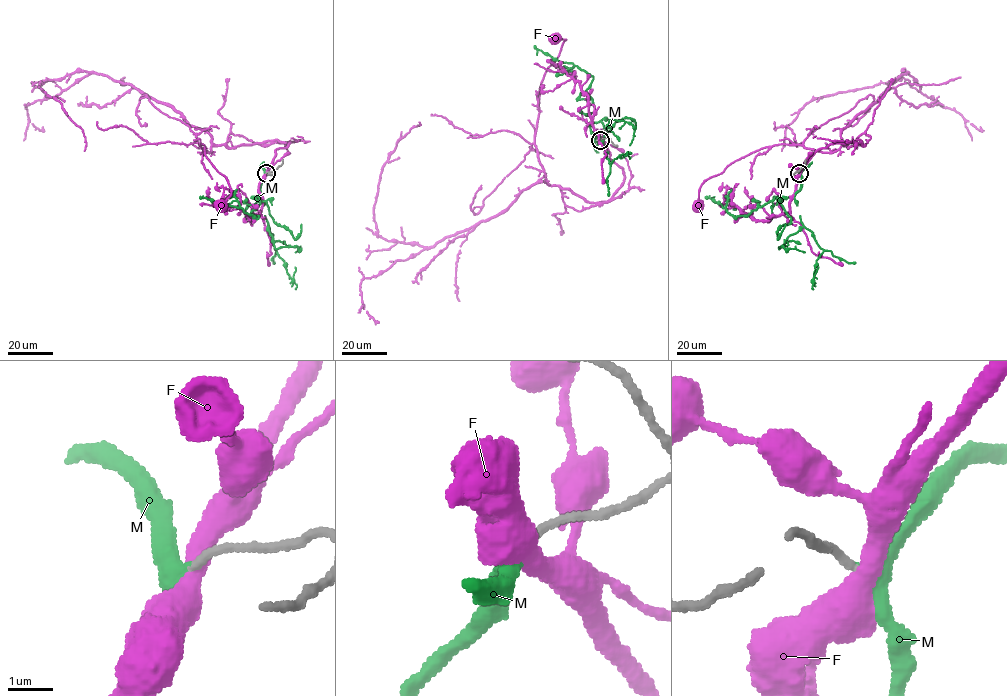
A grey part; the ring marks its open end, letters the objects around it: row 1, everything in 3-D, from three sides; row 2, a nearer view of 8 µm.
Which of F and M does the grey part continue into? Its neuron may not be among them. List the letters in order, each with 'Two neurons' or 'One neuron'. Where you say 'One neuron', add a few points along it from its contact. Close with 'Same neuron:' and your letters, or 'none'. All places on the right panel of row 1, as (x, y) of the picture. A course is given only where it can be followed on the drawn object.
F: Two neurons
M: One neuron. Its course: (799, 172), (801, 188), (780, 202), (791, 222), (779, 249), (805, 227), (824, 251), (818, 267)
Same neuron: M

